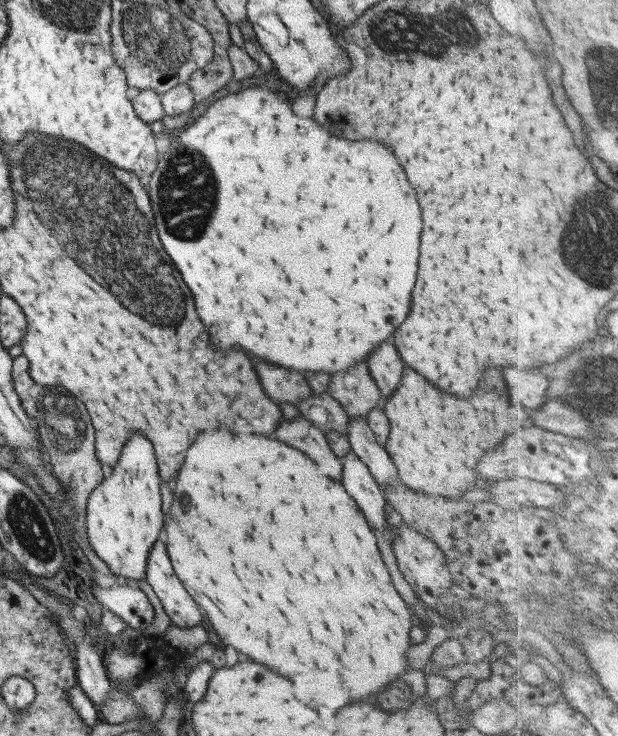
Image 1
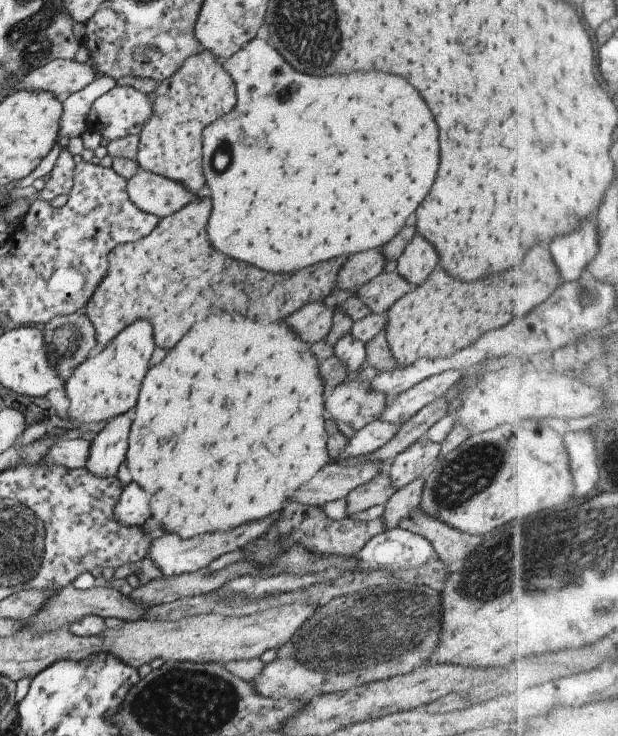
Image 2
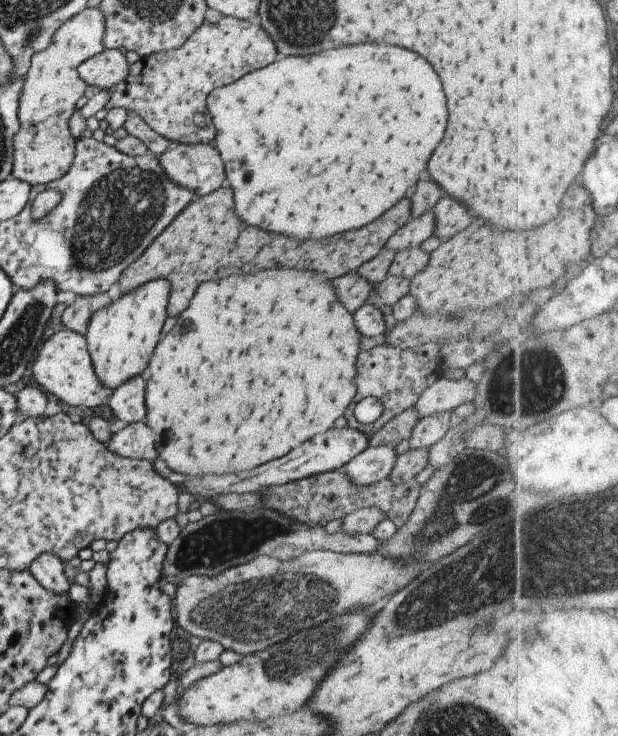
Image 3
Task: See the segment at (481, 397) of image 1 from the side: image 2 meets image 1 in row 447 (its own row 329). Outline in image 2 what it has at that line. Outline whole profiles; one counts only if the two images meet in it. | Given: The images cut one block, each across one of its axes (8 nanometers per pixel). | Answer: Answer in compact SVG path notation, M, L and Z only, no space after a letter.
M535 246L529 252L529 258L533 262L525 264L525 270L521 266L515 266L513 270L505 270L501 274L493 274L493 278L483 278L475 282L457 282L453 278L447 278L441 268L435 268L427 280L415 288L411 288L401 299L398 299L385 313L384 336L392 357L396 363L395 369L405 369L413 365L421 358L437 359L450 357L451 354L463 350L465 346L473 344L481 334L505 326L515 316L527 316L533 308L539 304L549 302L551 294L556 293L560 286L561 274L553 262L553 256L543 246Z

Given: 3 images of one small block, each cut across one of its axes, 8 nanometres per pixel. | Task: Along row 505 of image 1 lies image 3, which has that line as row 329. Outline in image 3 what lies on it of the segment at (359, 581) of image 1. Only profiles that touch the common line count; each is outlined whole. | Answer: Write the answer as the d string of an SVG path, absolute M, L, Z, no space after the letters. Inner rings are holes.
M273 268L273 270L257 270L257 272L253 272L253 274L239 274L239 276L229 276L229 278L223 278L223 280L217 280L217 282L203 282L197 290L195 290L195 294L193 294L193 298L191 298L191 302L189 302L189 306L179 314L179 318L177 318L177 322L175 322L175 326L157 342L157 346L155 346L155 350L153 350L153 354L151 354L149 362L147 364L147 372L149 372L149 378L147 378L147 382L145 382L145 408L147 408L147 418L145 418L145 424L149 426L149 430L153 430L153 440L155 442L155 448L157 448L157 456L169 466L169 470L173 470L173 472L179 472L179 474L187 474L187 476L203 476L203 474L229 474L229 472L241 472L241 470L249 470L251 466L255 468L255 466L261 466L261 464L265 464L265 462L269 462L269 460L275 460L275 458L281 458L287 450L293 450L293 448L297 448L303 440L307 440L307 438L311 438L311 436L315 436L315 434L323 434L325 430L329 430L331 426L333 426L333 422L345 412L345 408L349 406L349 402L351 402L351 398L353 398L353 394L355 394L356 390L353 388L353 384L351 384L351 378L357 374L357 368L355 368L355 361L357 358L357 346L359 346L359 338L360 334L355 330L355 326L353 326L353 322L351 322L351 314L337 302L337 298L333 296L333 292L331 292L331 288L325 284L325 282L315 282L315 276L313 276L313 282L309 280L309 272L303 272L301 274L301 270L277 270L277 268ZM311 350L311 352L309 352ZM305 390L313 390L313 394L311 396L307 396L307 398L311 398L311 400L305 400Z

